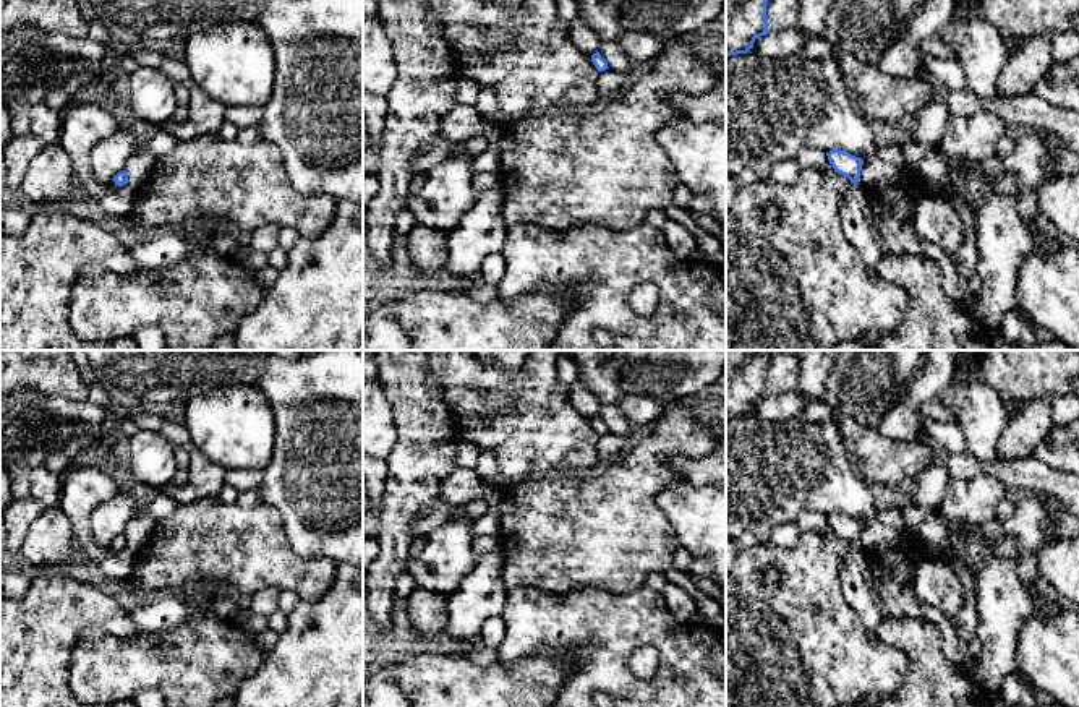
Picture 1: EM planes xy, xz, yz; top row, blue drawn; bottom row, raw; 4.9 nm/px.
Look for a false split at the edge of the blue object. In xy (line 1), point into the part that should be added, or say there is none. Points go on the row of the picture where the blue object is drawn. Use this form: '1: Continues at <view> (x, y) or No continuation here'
1: No continuation here

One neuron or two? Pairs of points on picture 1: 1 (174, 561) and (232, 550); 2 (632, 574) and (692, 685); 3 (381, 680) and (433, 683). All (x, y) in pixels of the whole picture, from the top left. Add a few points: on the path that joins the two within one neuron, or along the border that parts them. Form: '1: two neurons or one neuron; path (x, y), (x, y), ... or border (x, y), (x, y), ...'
1: one neuron; path (188, 550), (217, 550)
2: two neurons; border (645, 584), (621, 594), (601, 591)
3: two neurons; border (397, 664), (396, 681), (402, 689)

